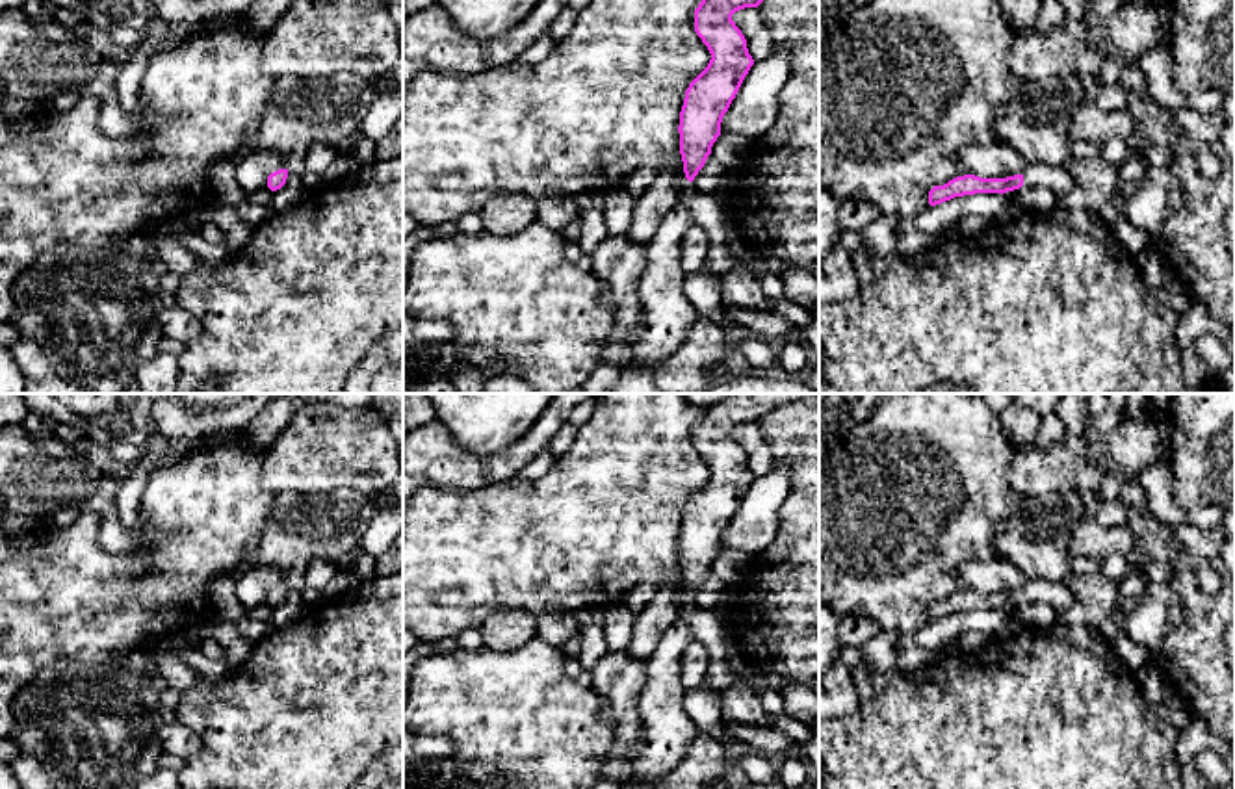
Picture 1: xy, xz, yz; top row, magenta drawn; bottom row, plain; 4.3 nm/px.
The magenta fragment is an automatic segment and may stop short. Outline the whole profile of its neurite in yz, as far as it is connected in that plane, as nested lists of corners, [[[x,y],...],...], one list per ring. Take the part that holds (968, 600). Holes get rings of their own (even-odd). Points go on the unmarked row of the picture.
[[[1042,577],[1027,579],[1021,590],[1007,594],[981,594],[975,590],[964,590],[949,596],[943,601],[934,601],[929,607],[929,620],[936,622],[955,613],[975,609],[1007,609],[1020,605],[1021,601],[1051,605],[1060,616],[1064,616],[1075,603],[1073,592],[1064,581],[1049,581]]]

